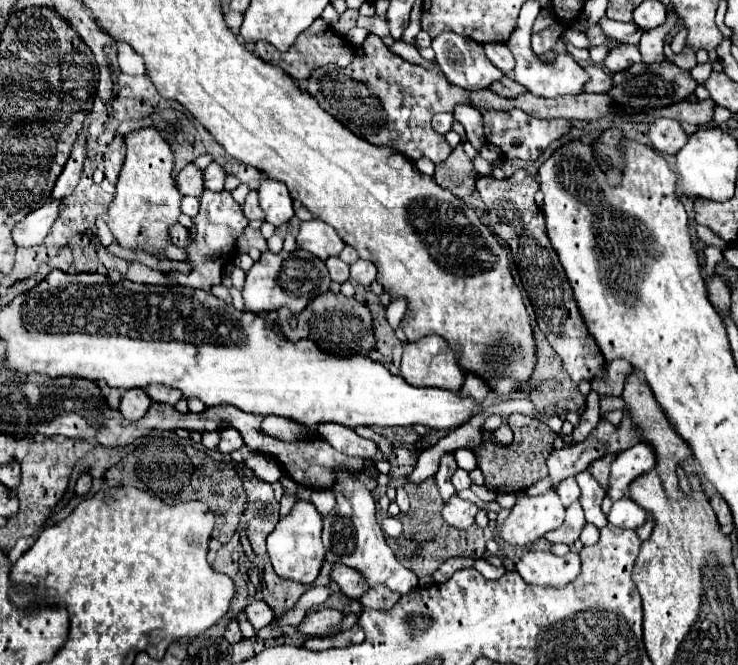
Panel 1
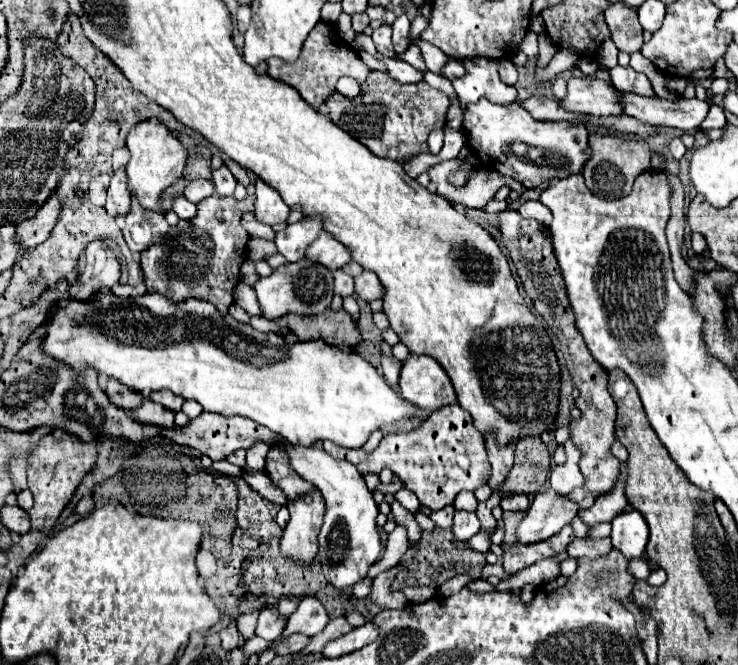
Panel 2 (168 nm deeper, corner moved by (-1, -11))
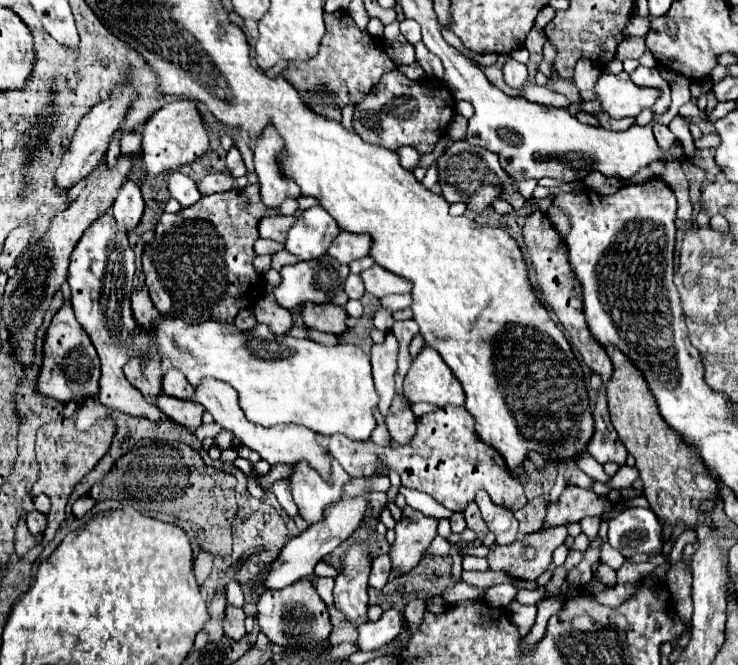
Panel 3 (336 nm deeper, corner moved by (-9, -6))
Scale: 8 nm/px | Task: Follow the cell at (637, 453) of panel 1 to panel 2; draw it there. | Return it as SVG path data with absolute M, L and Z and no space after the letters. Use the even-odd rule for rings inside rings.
M620 478L618 484L612 488L610 494L604 494L600 496L592 508L586 508L586 510L580 510L578 516L582 518L582 522L586 526L594 526L594 524L600 524L600 522L610 522L614 516L618 516L622 510L628 504L625 495L625 480Z

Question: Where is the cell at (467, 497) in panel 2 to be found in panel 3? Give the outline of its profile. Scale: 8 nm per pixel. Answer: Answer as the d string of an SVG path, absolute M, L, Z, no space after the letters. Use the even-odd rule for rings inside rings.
M478 491L474 501L480 507L482 519L486 521L488 529L496 535L496 543L498 545L512 543L518 533L518 521L514 517L514 513L506 507L496 507L496 503L492 503L492 499L486 491Z

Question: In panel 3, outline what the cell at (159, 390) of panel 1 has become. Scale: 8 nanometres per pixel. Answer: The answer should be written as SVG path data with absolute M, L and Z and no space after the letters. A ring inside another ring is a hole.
M166 371L164 379L162 379L162 391L170 397L178 397L178 399L192 399L194 395L194 387L186 381L184 373L180 371Z

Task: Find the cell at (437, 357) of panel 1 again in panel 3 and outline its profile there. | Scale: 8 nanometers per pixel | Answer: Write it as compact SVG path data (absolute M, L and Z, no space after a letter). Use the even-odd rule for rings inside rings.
M424 347L418 353L418 357L412 361L412 367L410 367L410 371L406 373L406 379L404 379L404 395L410 403L426 401L426 403L432 403L432 405L438 405L438 407L444 407L448 403L464 405L464 391L462 391L460 381L454 377L450 367L446 367L444 359L432 347Z

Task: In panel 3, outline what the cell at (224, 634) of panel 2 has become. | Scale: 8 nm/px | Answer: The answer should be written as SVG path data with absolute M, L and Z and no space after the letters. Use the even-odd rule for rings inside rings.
M228 605L226 607L226 619L224 619L224 633L226 633L226 637L242 639L246 635L244 619L246 619L246 615L244 615L242 609Z

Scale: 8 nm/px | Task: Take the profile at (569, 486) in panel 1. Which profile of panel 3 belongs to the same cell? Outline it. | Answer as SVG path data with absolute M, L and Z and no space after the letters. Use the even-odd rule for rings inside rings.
M624 465L624 467L618 469L618 473L616 473L614 477L610 477L608 487L620 491L620 489L632 487L632 483L634 483L636 479L638 479L638 471L636 471L636 467L628 467L628 465Z

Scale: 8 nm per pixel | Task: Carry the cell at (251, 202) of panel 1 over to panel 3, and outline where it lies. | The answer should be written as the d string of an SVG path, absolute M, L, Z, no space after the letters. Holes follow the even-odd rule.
M274 215L274 217L264 217L260 219L258 223L258 231L260 231L260 237L266 237L266 239L274 239L278 243L284 243L286 241L286 233L288 229L294 225L296 217L290 215Z

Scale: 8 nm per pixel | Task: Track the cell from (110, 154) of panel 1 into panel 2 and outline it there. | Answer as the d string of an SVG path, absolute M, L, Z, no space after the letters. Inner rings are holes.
M120 168L108 186L108 200L106 200L106 212L108 216L126 216L130 212L130 192L128 192L128 180L124 168Z

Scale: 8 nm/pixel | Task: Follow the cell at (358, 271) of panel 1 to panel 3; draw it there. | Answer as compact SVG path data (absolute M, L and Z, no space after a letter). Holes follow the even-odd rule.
M380 265L366 269L360 277L364 279L366 291L378 299L384 295L392 295L392 293L410 293L412 289L412 283L404 281L402 277L396 277L394 273L382 269Z

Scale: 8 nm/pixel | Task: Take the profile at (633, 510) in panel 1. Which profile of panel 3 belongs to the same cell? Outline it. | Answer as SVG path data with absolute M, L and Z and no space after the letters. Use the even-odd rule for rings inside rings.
M624 509L618 517L610 519L608 525L608 543L624 557L638 553L660 553L662 549L662 523L650 509Z

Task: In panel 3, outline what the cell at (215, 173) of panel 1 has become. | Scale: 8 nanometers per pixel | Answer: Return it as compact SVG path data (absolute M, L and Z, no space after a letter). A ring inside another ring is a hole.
M232 147L232 149L228 151L228 155L226 155L226 169L228 169L228 173L230 173L234 179L238 179L238 177L246 175L244 161L242 161L240 151L238 151L236 147Z

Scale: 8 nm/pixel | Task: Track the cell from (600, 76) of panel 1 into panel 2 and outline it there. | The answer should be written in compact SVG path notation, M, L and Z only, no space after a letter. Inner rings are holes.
M622 94L622 100L624 100L624 112L628 116L638 118L652 126L670 126L682 132L690 132L698 128L710 108L706 100L702 102L698 98L692 100L682 98L678 102L668 102L658 96L644 98L644 96Z

